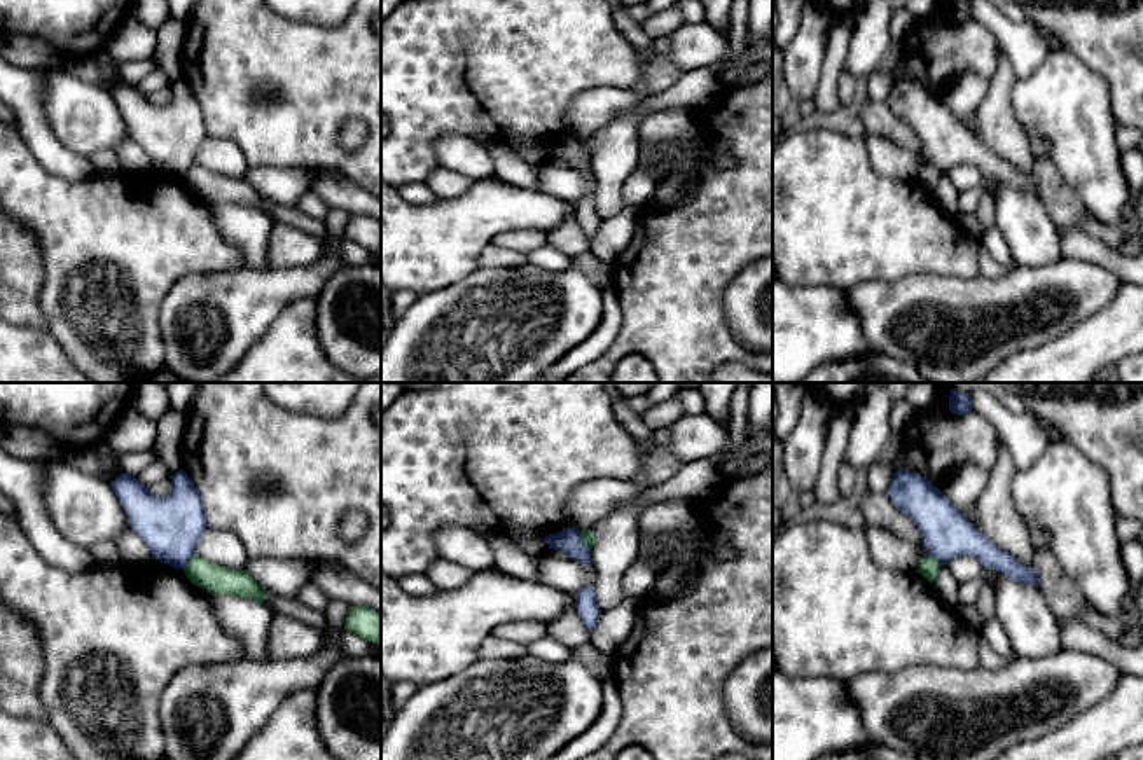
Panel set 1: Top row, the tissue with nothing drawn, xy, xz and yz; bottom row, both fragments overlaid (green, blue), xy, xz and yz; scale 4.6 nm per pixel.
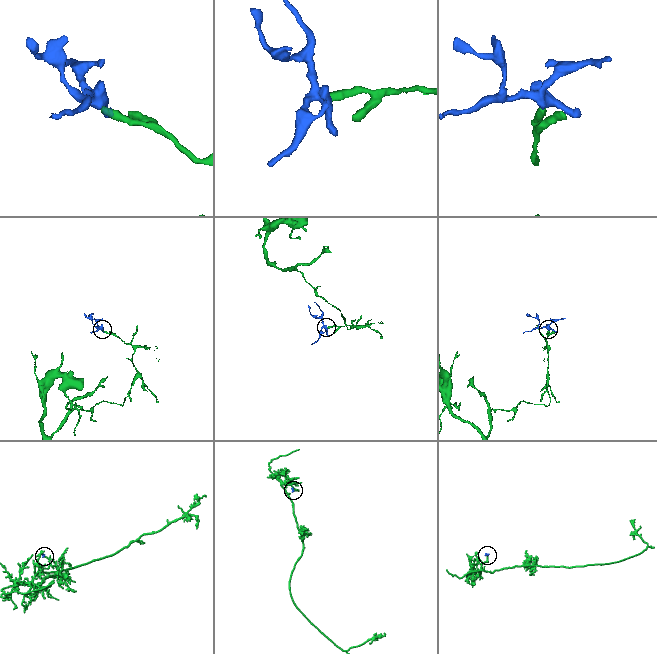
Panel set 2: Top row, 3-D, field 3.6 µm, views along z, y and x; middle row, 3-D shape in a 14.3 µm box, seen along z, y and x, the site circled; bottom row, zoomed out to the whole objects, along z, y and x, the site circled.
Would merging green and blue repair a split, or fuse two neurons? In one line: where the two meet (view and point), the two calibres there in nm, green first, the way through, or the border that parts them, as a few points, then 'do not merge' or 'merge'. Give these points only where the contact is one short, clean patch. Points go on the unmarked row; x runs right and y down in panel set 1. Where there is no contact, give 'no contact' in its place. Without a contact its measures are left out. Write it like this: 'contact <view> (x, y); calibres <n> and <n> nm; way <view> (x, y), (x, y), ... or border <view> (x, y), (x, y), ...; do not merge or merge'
contact xz (582, 149); calibres 60 and 120 nm; border xz (579, 140), (589, 158); do not merge

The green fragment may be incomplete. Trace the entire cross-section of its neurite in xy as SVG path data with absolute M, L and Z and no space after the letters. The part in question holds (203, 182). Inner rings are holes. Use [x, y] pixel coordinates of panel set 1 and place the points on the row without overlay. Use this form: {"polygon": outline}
{"polygon": "M197 162L187 169L184 182L194 194L211 201L250 206L259 211L266 208L266 197L262 197L245 178L213 173Z"}

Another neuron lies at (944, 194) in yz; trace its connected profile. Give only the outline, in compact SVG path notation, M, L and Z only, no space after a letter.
M942 173L932 196L933 196L939 210L944 211L947 217L956 218L959 215L958 192L956 192L952 182L949 180L947 173Z

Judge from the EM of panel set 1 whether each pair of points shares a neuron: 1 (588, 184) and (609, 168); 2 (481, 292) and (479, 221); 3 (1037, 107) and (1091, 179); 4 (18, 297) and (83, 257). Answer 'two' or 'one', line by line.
1: two
2: two
3: one
4: two

